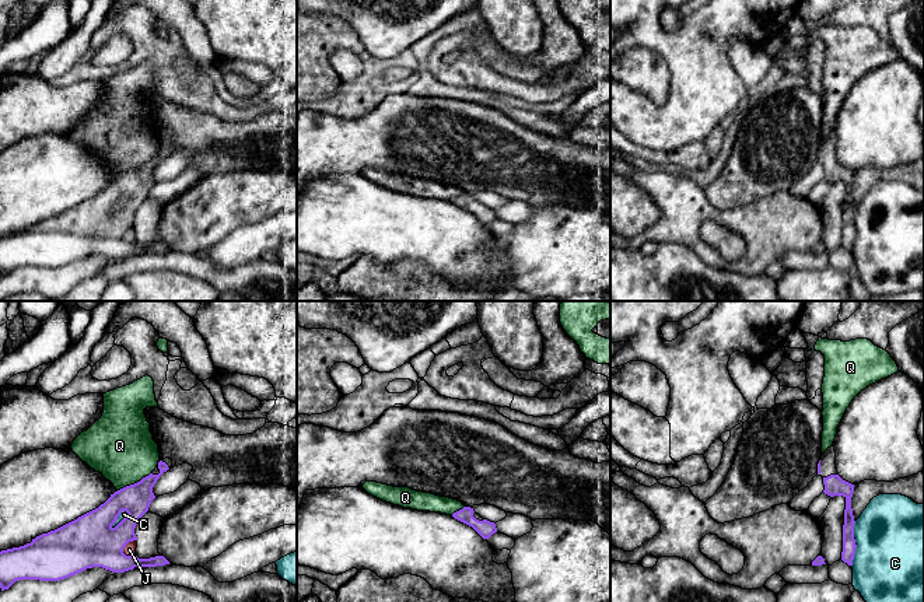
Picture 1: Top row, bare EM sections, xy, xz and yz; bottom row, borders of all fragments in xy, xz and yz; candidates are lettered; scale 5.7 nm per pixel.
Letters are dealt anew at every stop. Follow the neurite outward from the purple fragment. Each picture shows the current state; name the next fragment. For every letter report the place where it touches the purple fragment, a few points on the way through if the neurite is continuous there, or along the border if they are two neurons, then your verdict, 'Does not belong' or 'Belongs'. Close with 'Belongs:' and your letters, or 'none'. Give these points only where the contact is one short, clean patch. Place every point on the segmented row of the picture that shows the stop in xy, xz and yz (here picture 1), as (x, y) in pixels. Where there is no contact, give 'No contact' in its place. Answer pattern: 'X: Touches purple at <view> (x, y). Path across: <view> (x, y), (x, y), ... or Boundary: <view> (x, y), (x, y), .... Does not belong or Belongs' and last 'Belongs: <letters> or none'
C: Touches purple at yz (854, 543). Does not belong
J: Touches purple at xy (125, 545). Path across: xy (90, 541), (98, 545), (125, 545), (129, 549). Belongs
Q: Touches purple at xy (135, 483). Does not belong
Belongs: J

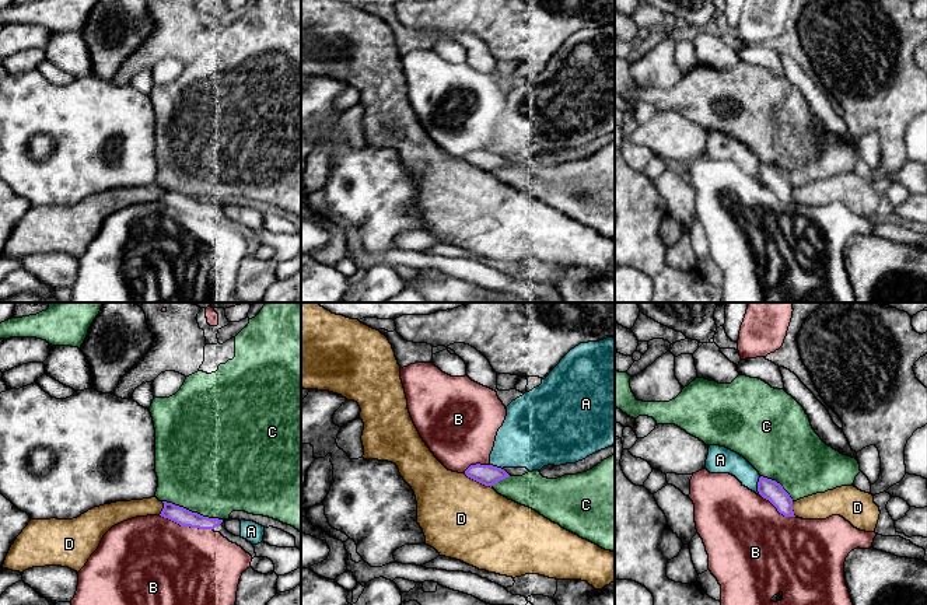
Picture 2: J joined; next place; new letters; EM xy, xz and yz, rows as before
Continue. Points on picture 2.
A: Touches purple at yz (758, 486). Does not belong
B: Touches purple at xy (186, 525). Belongs
C: Touches purple at xy (191, 511). Does not belong
D: Touches purple at xz (478, 481). Boundary: xz (464, 474), (490, 488). Does not belong
Belongs: B

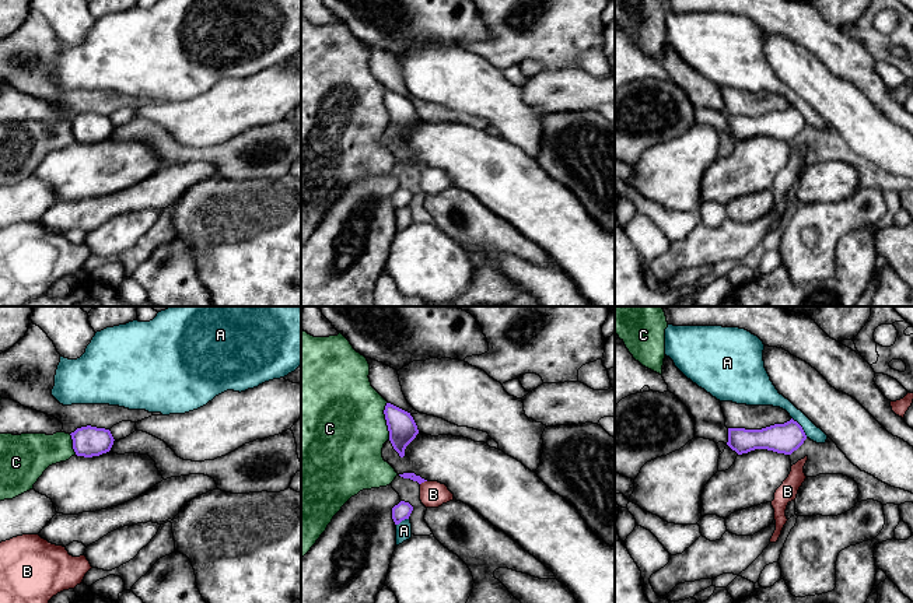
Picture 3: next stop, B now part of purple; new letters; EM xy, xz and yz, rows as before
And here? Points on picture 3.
A: Touches purple at yz (801, 427). Does not belong
B: Touches purple at xz (423, 481). Belongs
C: Touches purple at xz (385, 419). Does not belong
Belongs: B

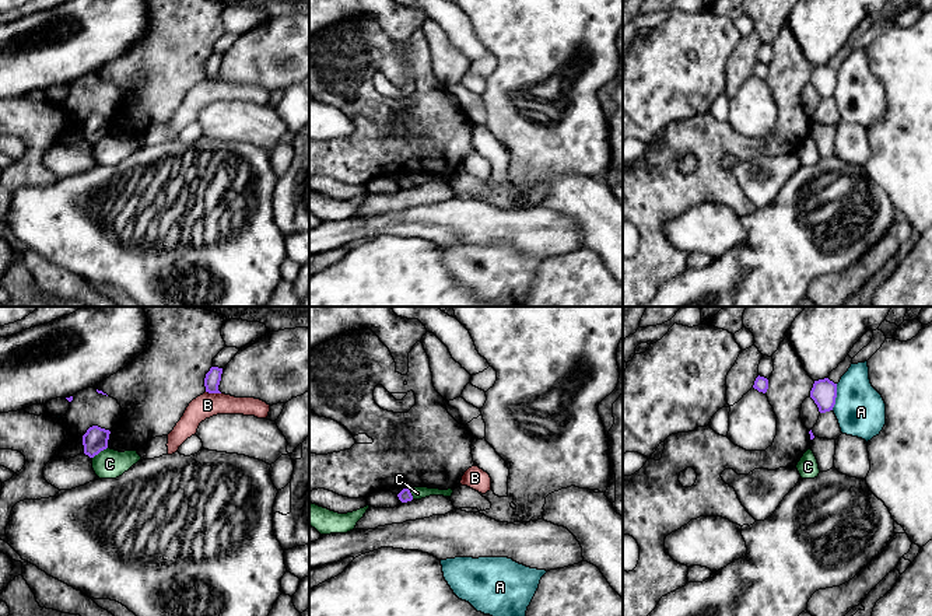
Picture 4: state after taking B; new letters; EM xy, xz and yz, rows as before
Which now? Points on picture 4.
A: Touches purple at yz (836, 396). Does not belong
B: Touches purple at xy (213, 392). Does not belong
C: Touches purple at xy (100, 451). Does not belong
Belongs: none

